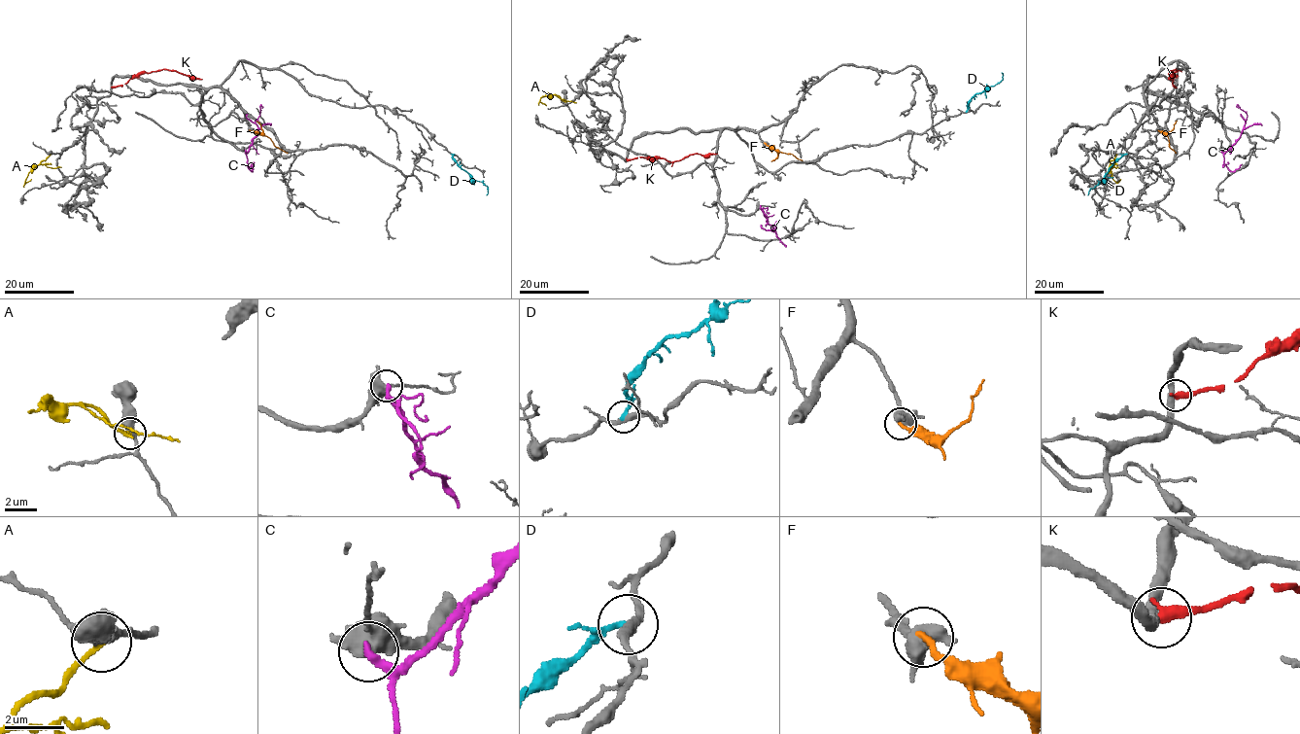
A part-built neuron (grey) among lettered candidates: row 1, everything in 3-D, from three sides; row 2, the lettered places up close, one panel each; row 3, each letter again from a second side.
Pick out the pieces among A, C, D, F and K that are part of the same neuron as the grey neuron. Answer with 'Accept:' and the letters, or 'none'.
Accept: A

